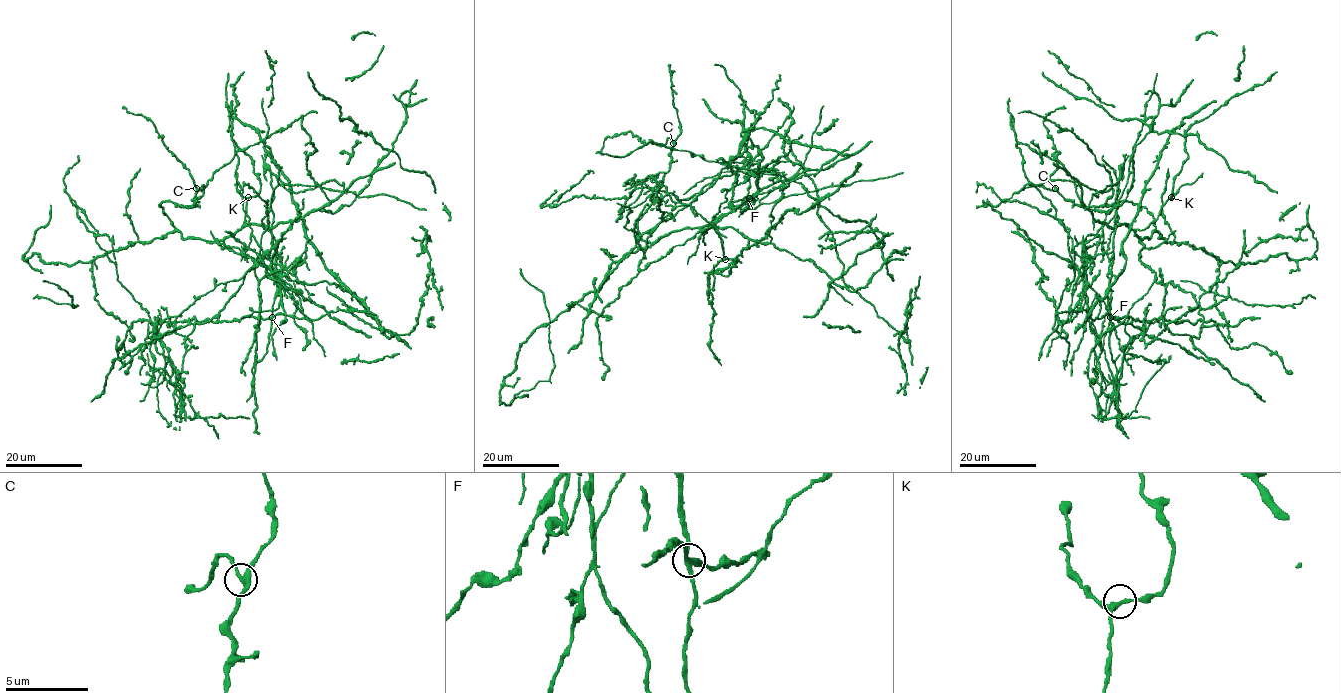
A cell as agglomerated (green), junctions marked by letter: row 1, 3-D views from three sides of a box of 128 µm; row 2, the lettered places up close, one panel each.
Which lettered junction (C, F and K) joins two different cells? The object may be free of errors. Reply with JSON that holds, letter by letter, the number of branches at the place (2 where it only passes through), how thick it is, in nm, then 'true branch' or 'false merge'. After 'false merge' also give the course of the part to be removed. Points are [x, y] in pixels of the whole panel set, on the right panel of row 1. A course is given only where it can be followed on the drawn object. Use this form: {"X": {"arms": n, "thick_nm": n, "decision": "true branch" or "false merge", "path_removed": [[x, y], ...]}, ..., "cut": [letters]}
{"C": {"arms": 3, "thick_nm": 320, "decision": "true branch"}, "F": {"arms": 4, "thick_nm": 300, "decision": "false merge"}, "K": {"arms": 3, "thick_nm": 280, "decision": "true branch"}, "cut": ["F"]}

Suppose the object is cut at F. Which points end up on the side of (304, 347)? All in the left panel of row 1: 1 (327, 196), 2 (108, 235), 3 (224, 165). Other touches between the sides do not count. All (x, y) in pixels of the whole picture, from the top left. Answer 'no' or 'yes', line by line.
1: yes
2: no
3: yes

